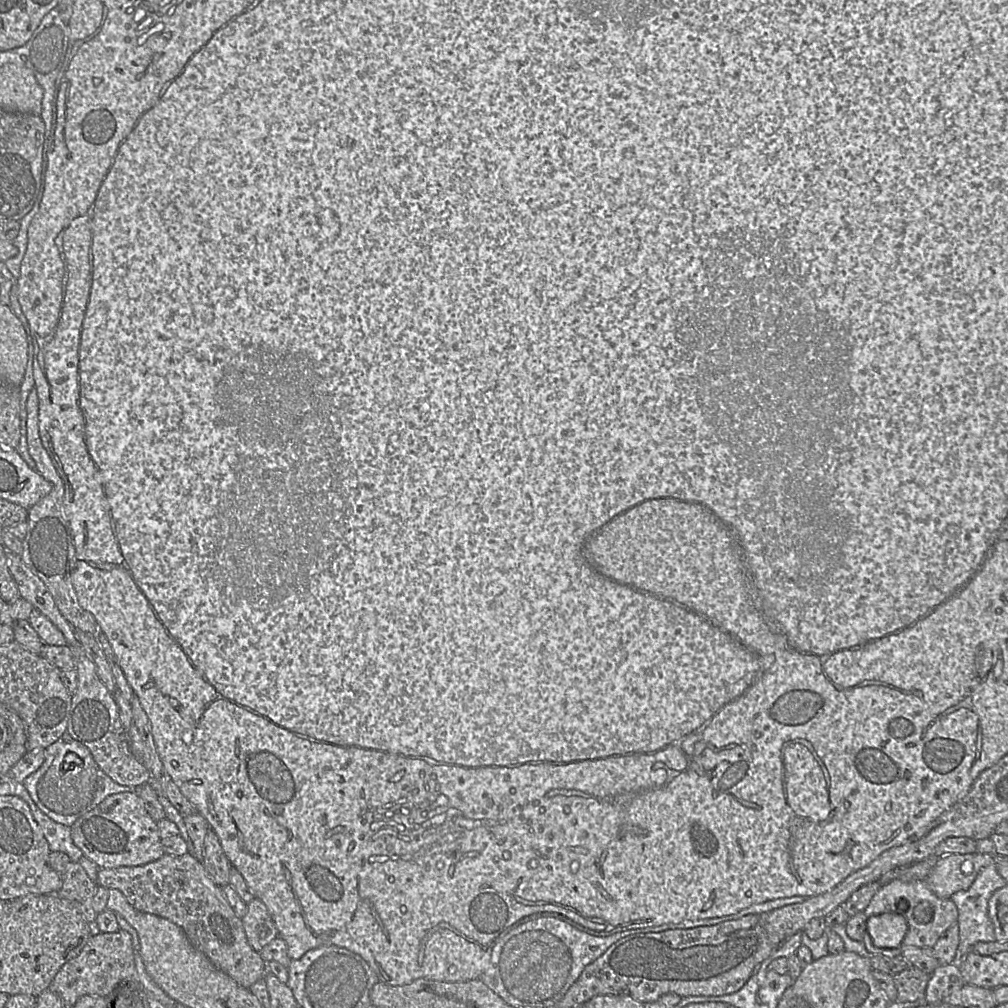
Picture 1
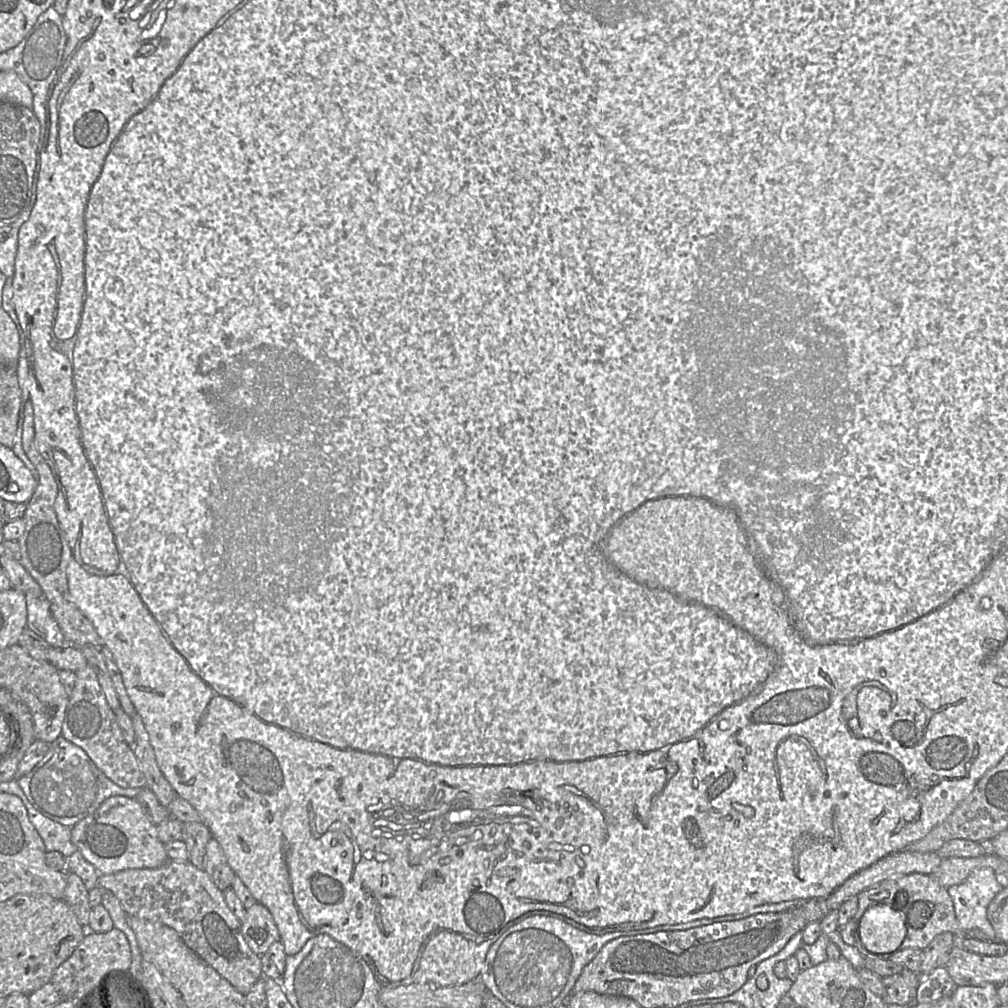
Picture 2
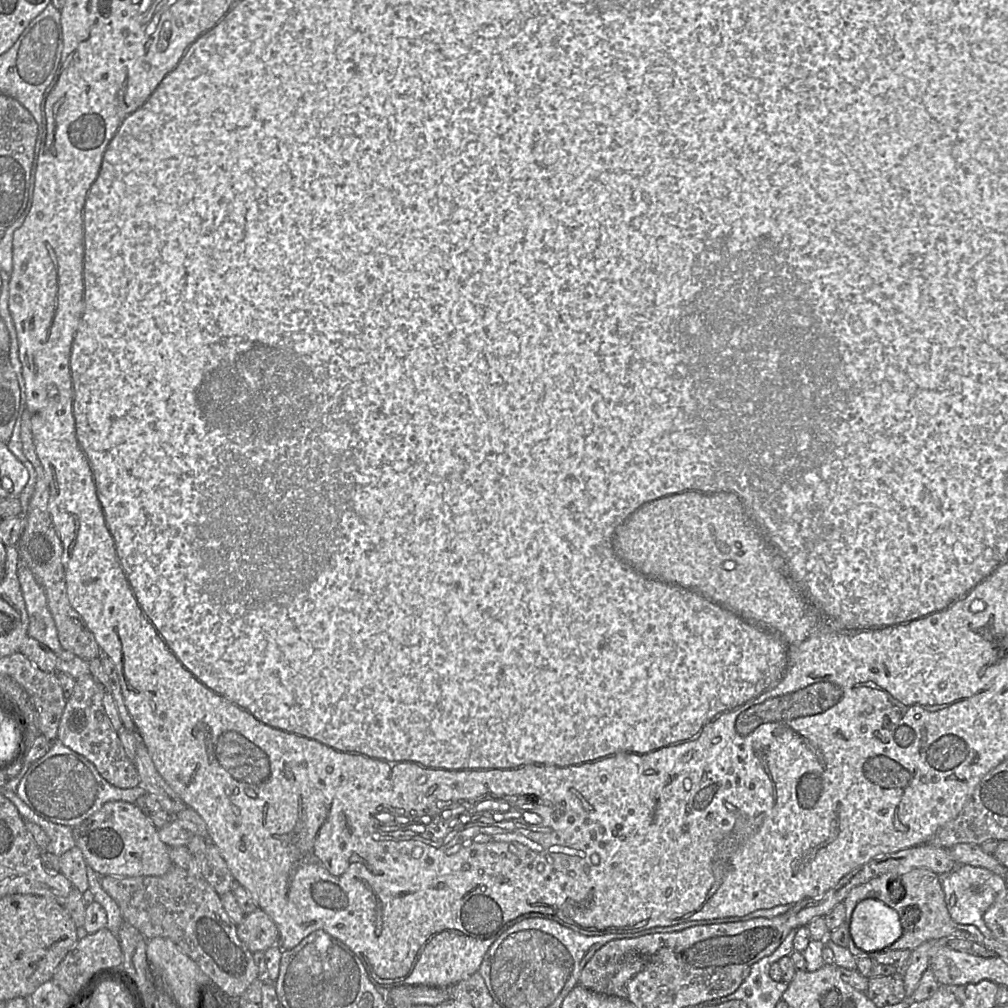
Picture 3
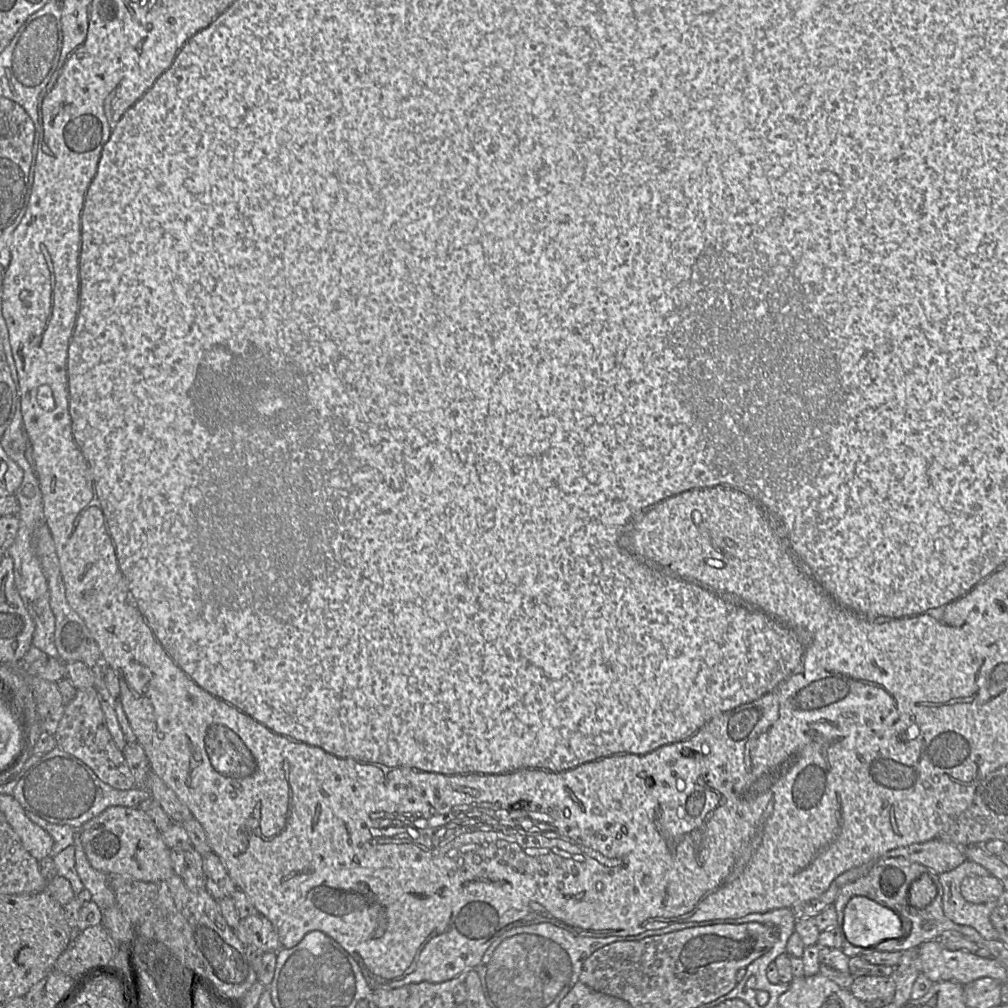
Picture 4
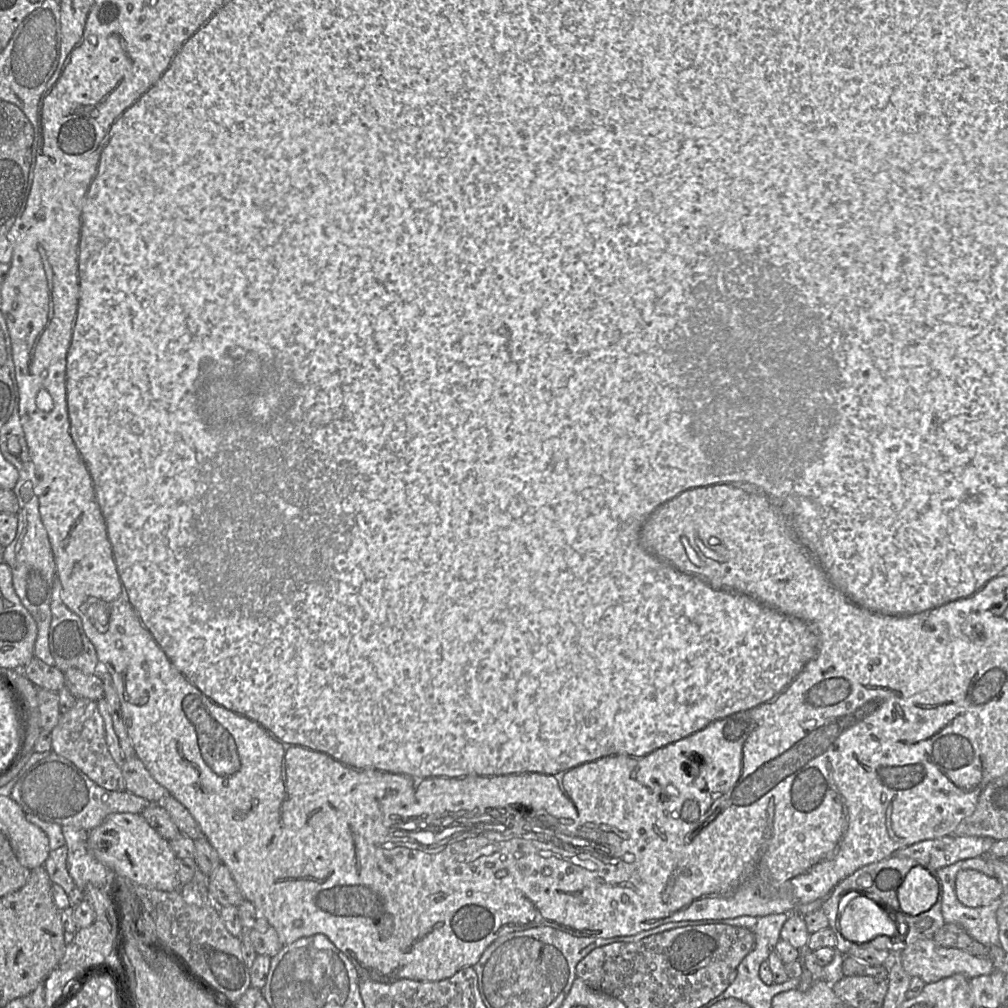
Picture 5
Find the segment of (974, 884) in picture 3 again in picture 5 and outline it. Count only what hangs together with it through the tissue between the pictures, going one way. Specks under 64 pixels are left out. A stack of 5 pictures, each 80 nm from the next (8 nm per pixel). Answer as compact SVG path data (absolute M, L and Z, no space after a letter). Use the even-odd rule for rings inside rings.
M979 856L960 860L954 864L938 869L936 873L937 879L941 883L942 905L941 913L945 923L953 923L963 928L973 939L984 945L991 947L999 945L998 922L996 912L1001 904L1001 899L995 899L987 906L967 907L963 905L957 898L955 892L955 879L960 870L973 869L982 872L988 876L994 876L993 869L989 866L986 856Z

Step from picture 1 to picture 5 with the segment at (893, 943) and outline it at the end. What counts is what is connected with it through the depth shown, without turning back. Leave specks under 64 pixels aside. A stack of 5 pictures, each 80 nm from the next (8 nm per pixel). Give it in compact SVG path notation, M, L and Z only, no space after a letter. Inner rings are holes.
M858 896L850 900L840 915L841 934L856 944L867 943L877 936L896 936L898 926L884 907L870 898Z

